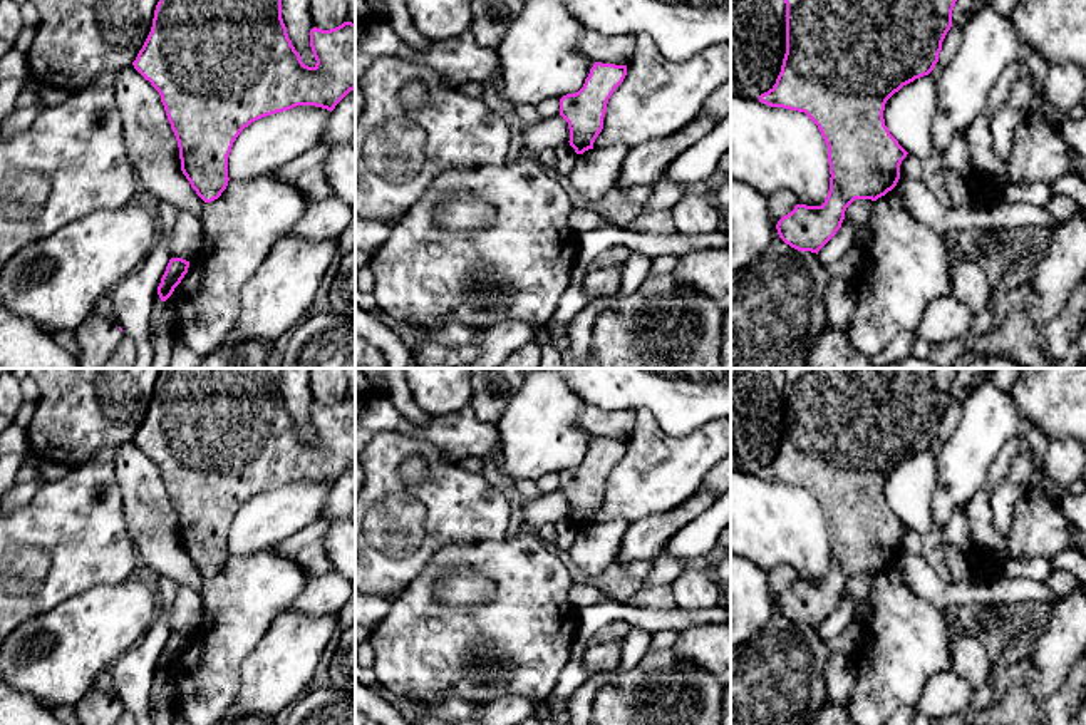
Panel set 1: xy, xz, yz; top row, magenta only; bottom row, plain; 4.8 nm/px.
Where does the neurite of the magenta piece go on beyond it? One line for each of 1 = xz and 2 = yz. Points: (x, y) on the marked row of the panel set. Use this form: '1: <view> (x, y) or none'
1: none
2: none

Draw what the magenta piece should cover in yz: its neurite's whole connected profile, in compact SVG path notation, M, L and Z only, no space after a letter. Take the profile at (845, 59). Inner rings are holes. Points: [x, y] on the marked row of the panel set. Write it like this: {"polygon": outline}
{"polygon": "M784 0L786 54L776 84L759 95L759 102L804 112L828 146L831 174L821 206L796 204L778 221L778 234L786 244L818 255L841 228L855 199L877 201L897 186L908 152L885 126L885 104L903 85L933 70L955 2Z"}

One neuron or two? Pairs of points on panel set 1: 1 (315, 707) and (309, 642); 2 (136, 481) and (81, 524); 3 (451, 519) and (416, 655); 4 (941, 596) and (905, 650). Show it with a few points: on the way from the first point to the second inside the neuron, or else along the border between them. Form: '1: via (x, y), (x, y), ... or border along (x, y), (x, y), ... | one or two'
1: border along (309, 687), (297, 700) | two
2: border along (113, 461), (121, 491), (123, 521), (128, 531) | two
3: border along (483, 539), (446, 541), (419, 573) | two
4: border along (905, 588), (941, 610) | two

